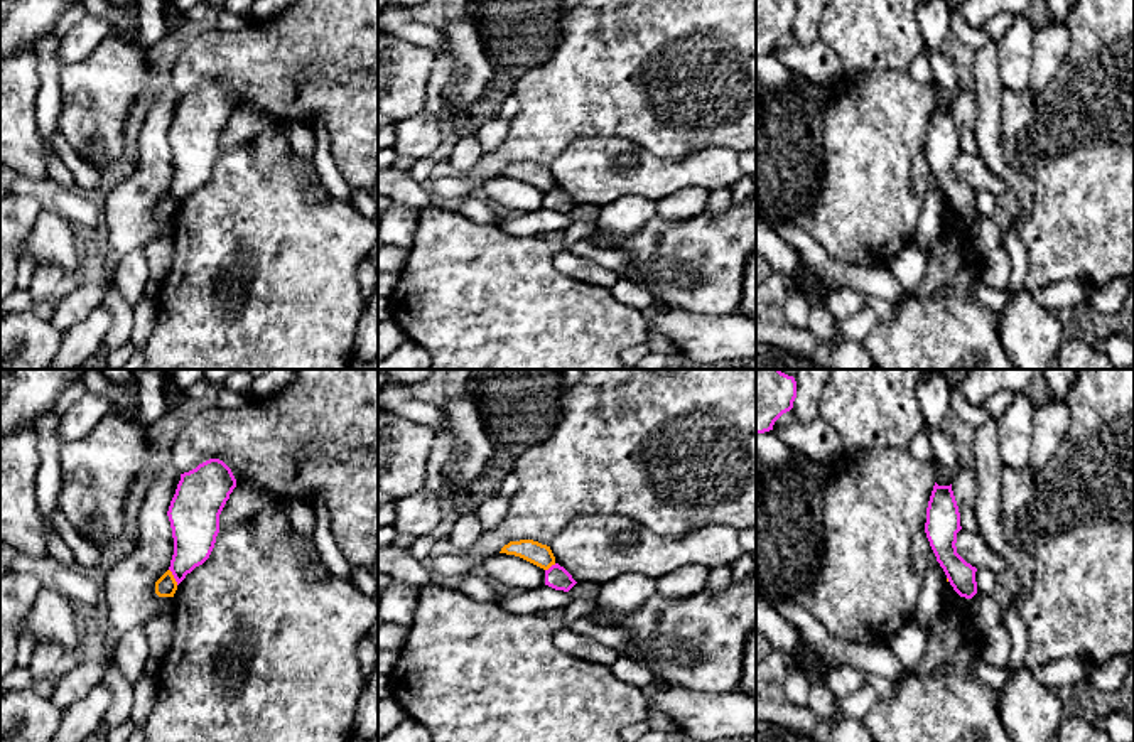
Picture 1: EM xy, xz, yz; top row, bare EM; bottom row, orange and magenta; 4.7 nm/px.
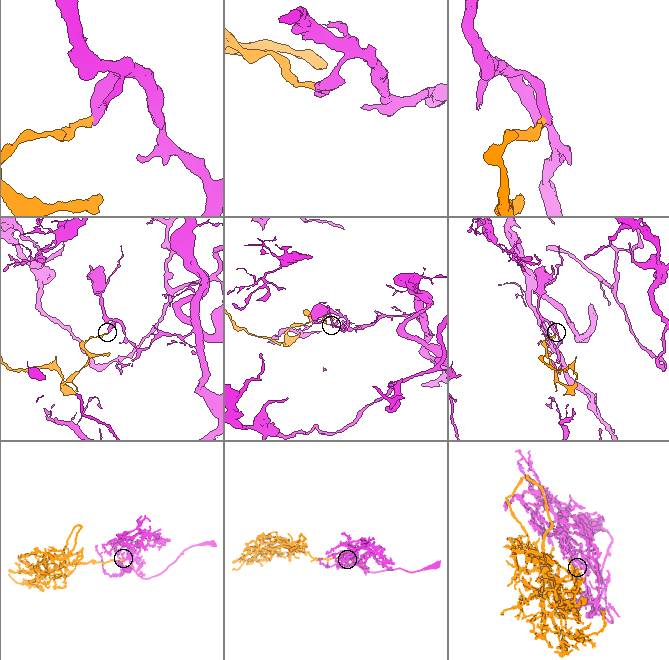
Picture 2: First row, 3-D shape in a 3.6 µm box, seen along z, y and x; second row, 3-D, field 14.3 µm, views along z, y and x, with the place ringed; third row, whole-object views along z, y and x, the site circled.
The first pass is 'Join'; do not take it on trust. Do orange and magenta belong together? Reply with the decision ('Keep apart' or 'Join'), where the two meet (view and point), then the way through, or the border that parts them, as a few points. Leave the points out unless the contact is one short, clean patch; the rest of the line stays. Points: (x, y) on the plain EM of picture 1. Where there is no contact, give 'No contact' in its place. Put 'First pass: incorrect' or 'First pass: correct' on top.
First pass: incorrect
Keep apart. Touches orange at xy (172, 199). Boundary: xy (169, 191), (178, 206)

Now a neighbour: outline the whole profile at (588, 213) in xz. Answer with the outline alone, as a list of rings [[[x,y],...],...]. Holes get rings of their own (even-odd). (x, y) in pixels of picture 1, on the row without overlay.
[[[579,204],[575,206],[567,216],[570,218],[572,223],[594,223],[601,212],[599,206],[592,204]]]

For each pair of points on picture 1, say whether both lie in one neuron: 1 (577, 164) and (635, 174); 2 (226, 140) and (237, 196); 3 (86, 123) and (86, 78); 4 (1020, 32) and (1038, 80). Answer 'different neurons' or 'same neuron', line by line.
1: same neuron
2: different neurons
3: same neuron
4: different neurons

